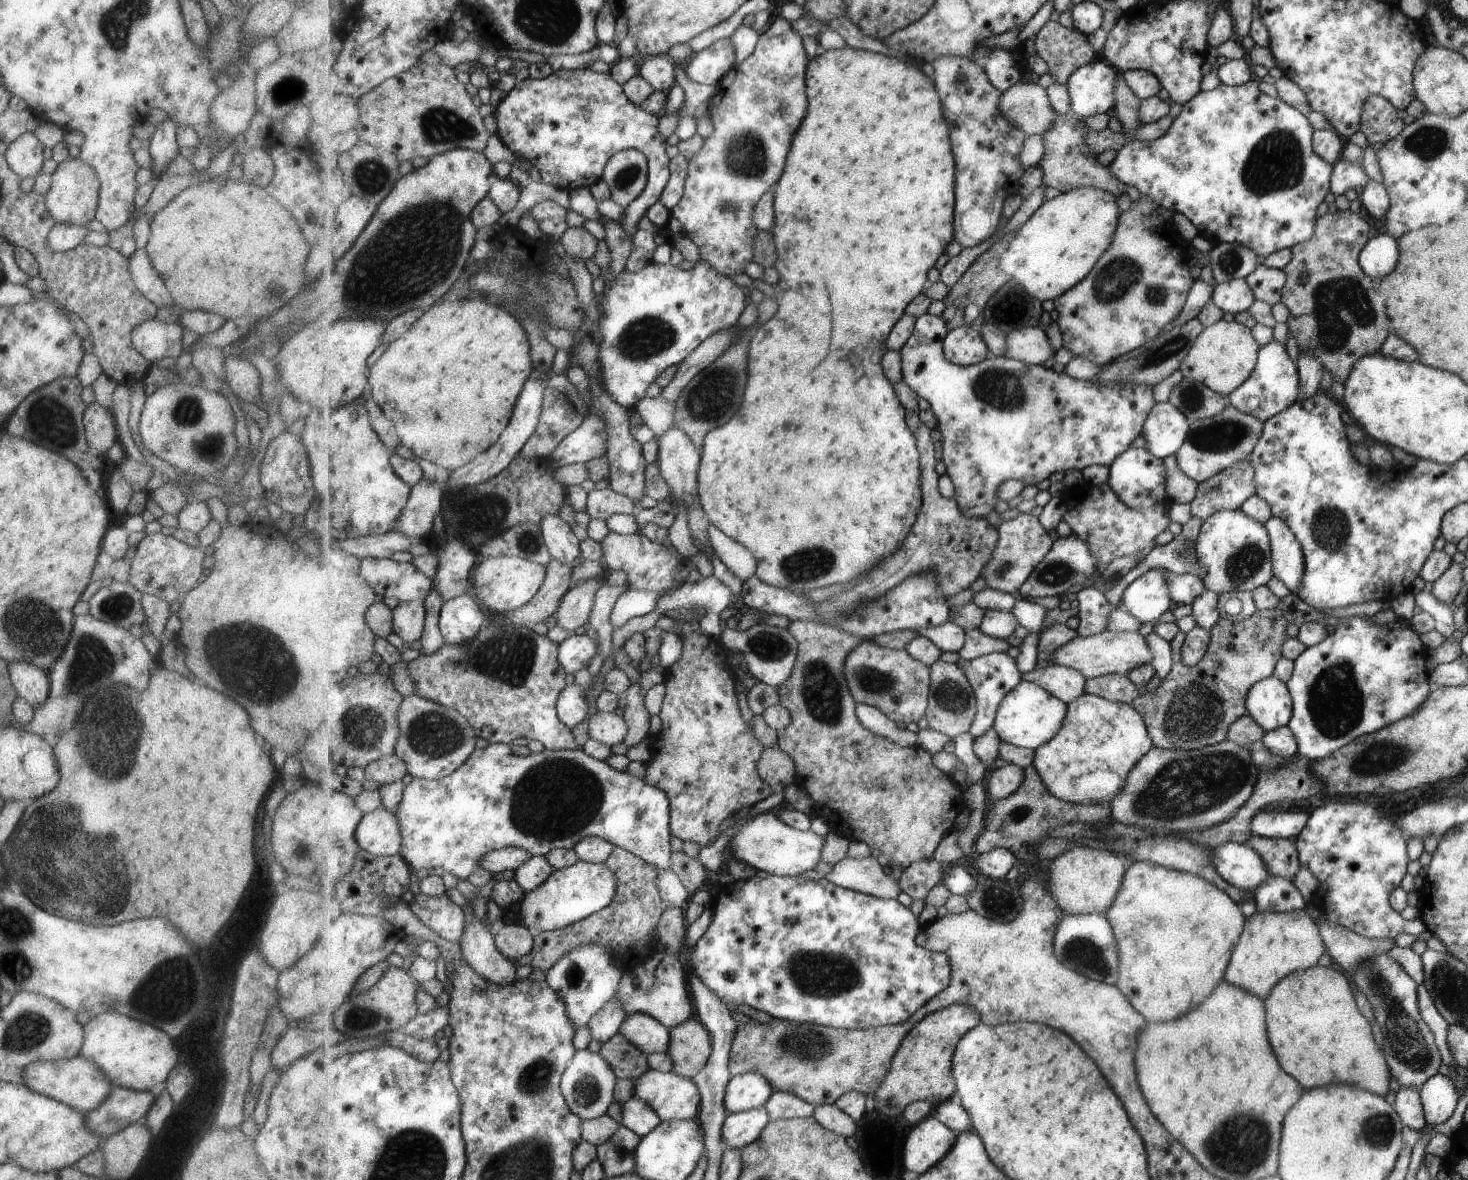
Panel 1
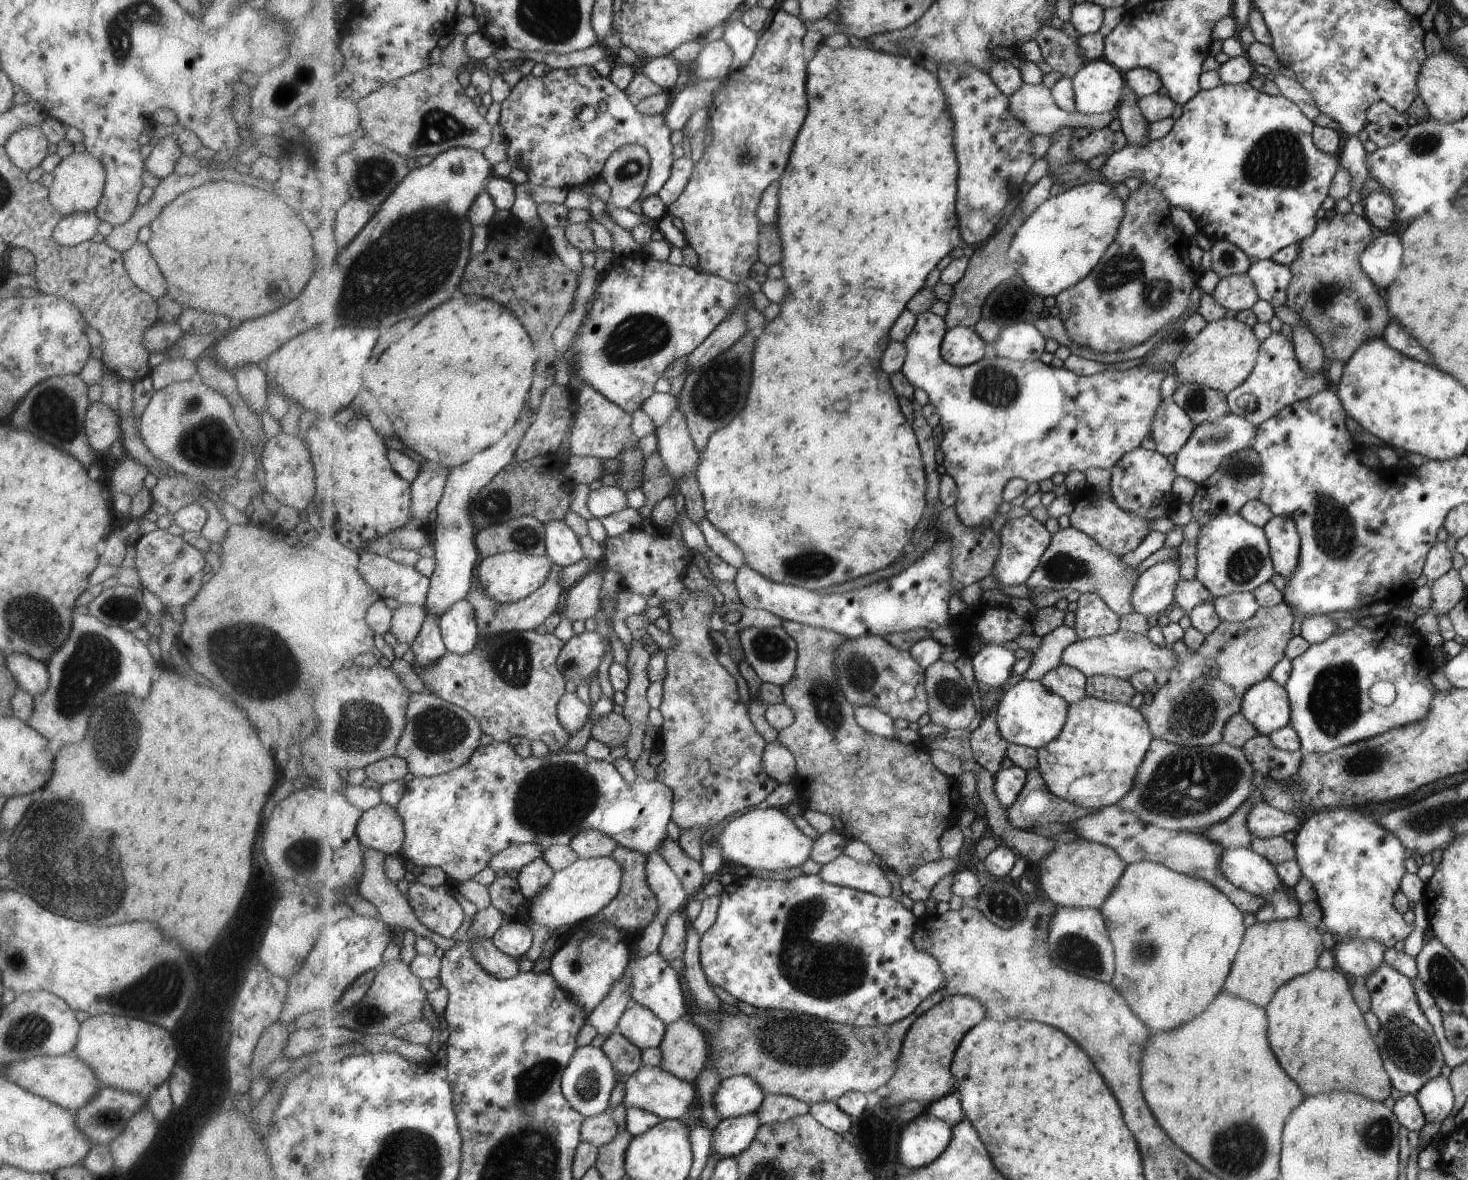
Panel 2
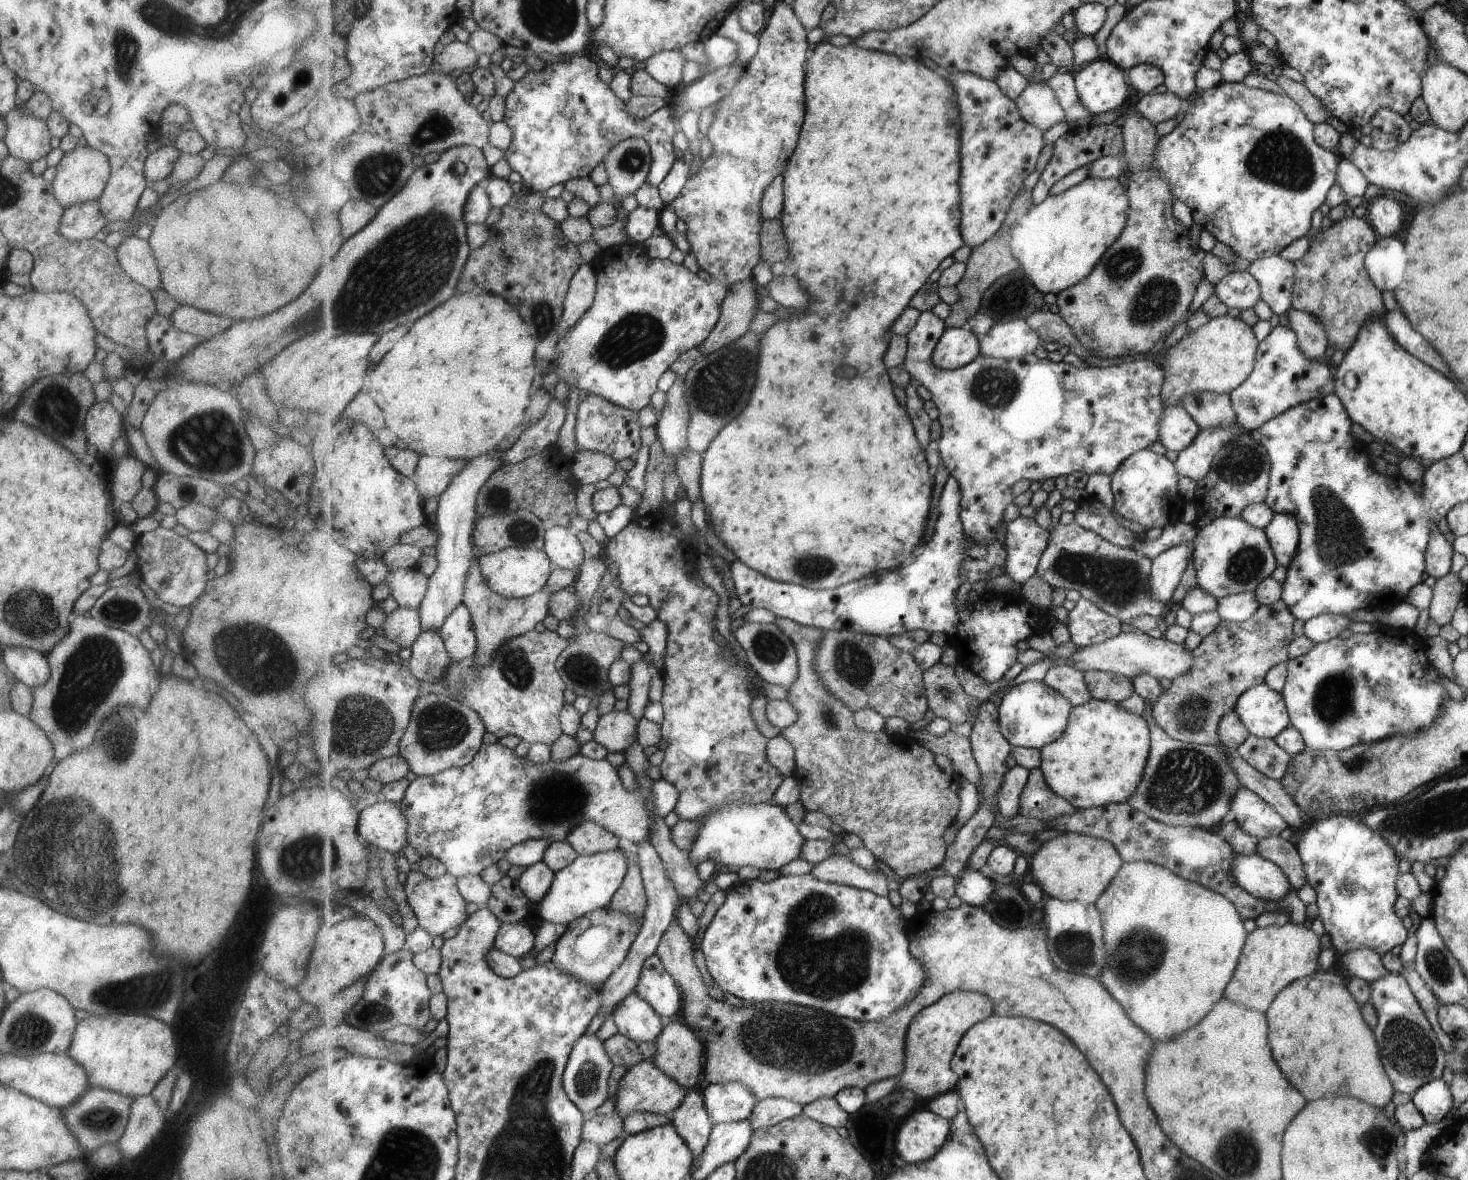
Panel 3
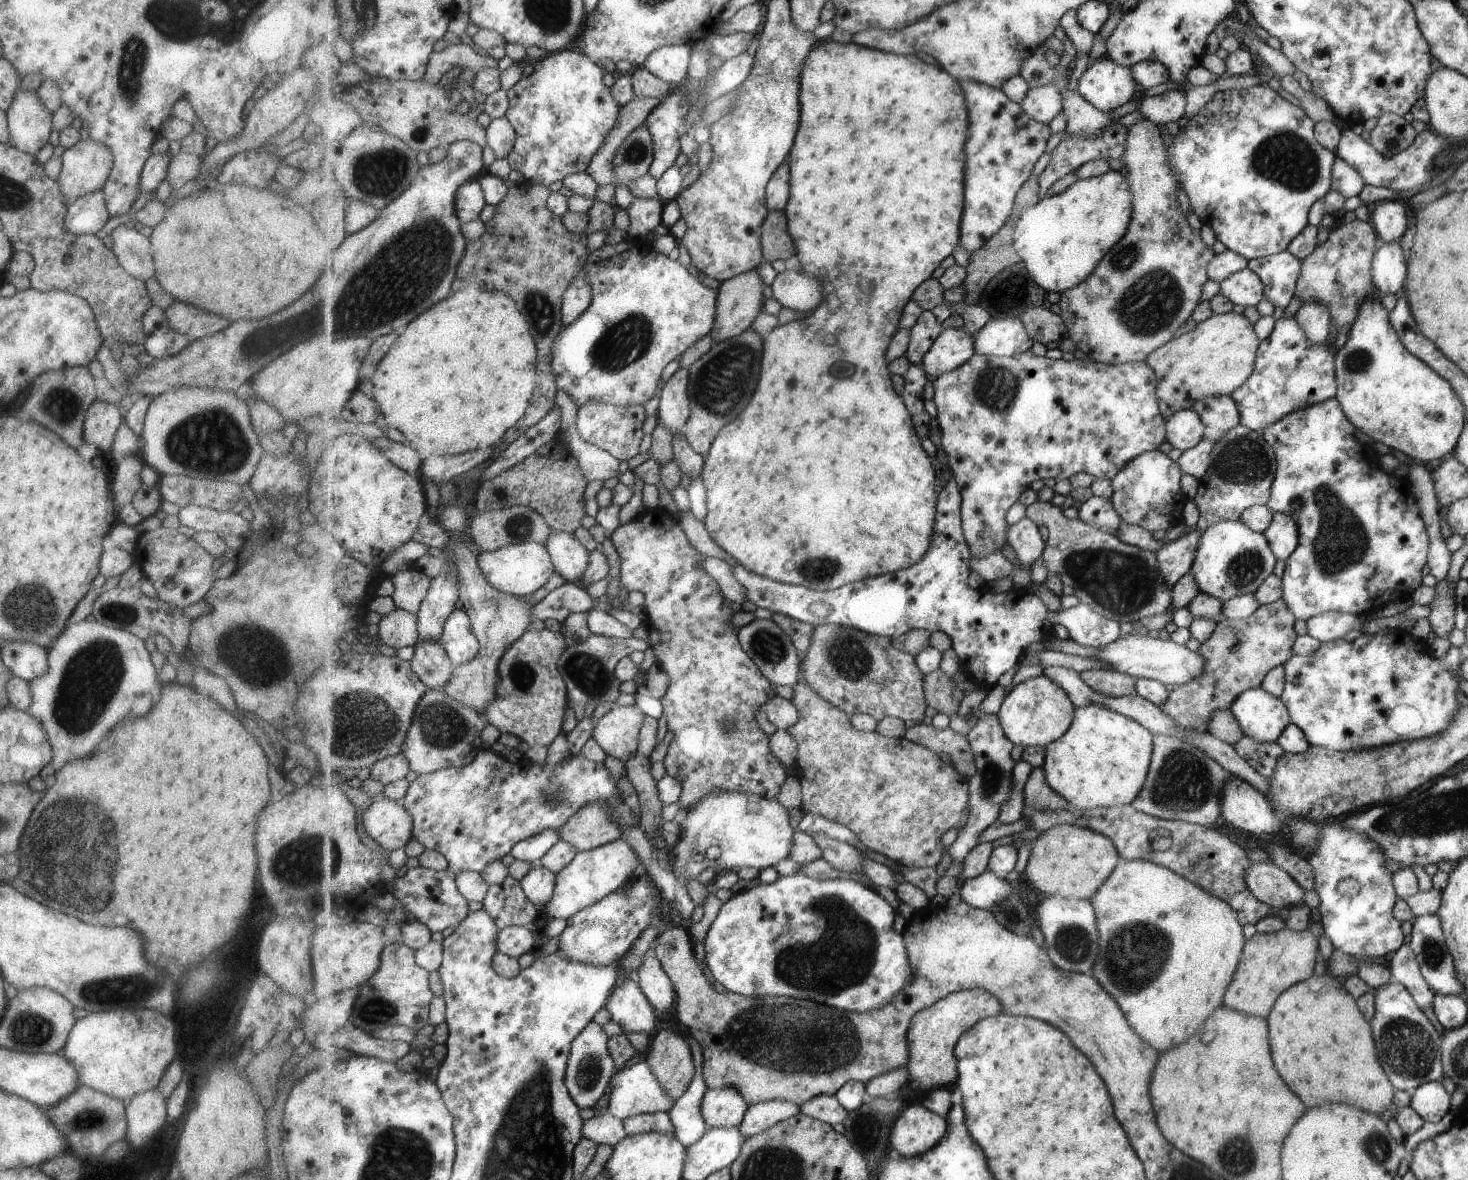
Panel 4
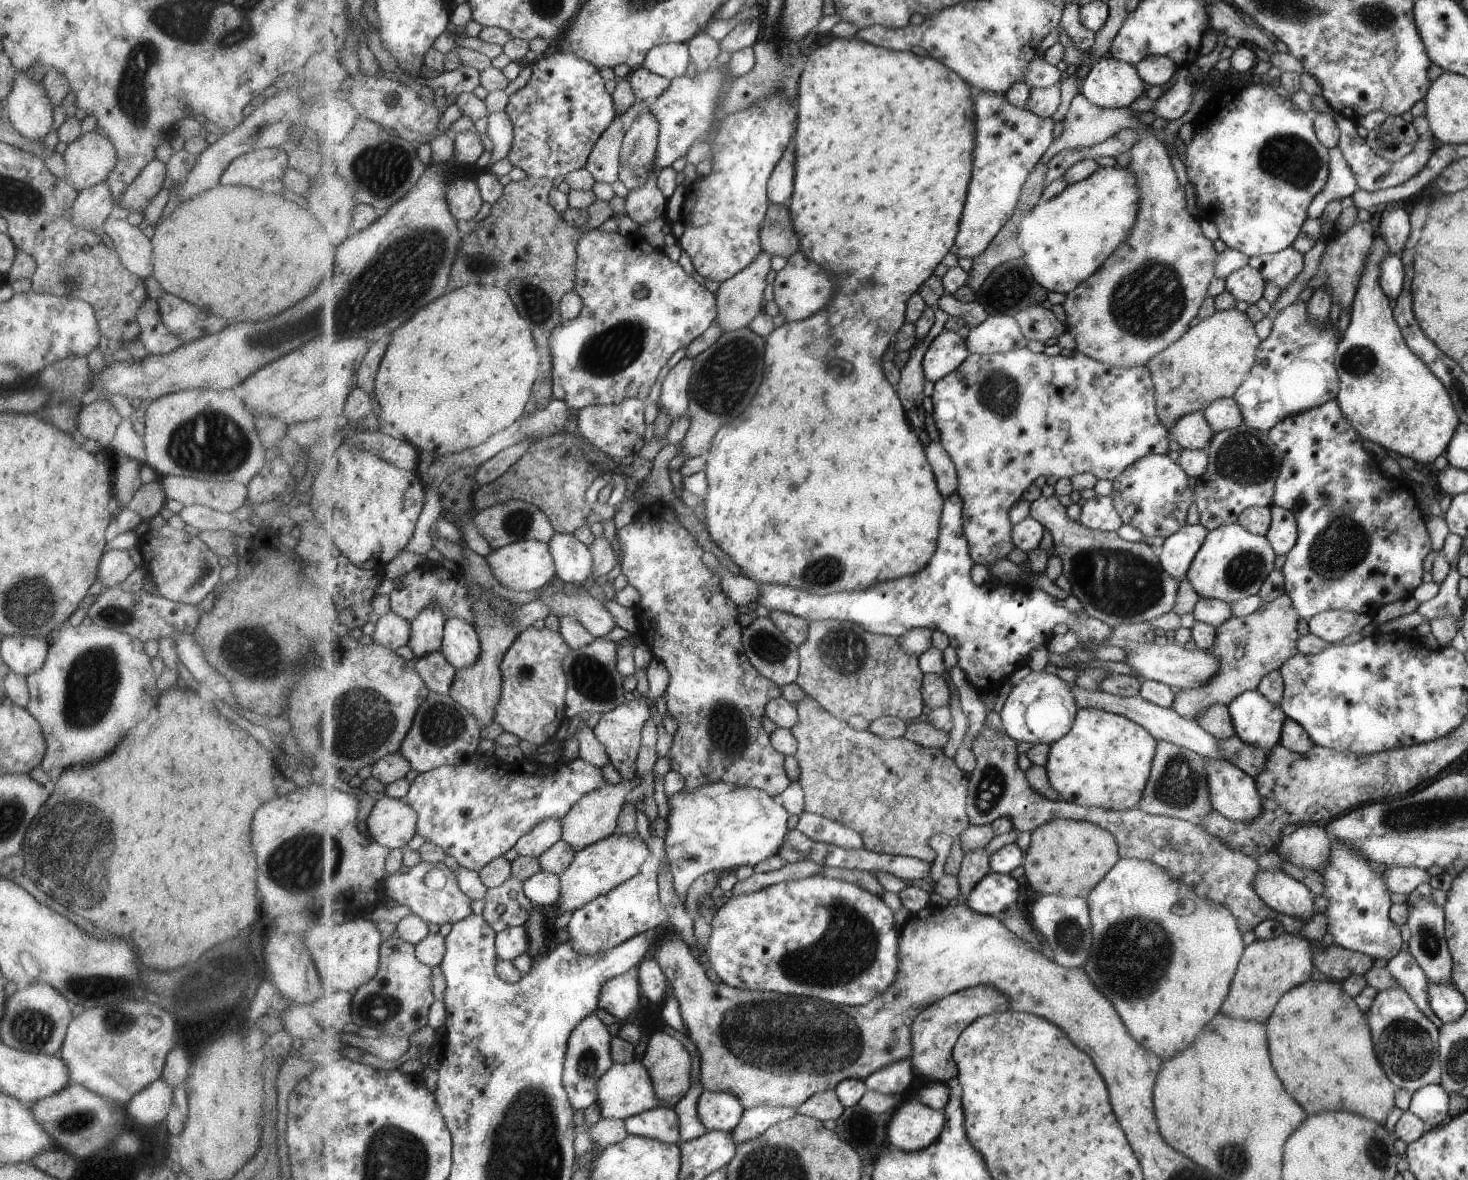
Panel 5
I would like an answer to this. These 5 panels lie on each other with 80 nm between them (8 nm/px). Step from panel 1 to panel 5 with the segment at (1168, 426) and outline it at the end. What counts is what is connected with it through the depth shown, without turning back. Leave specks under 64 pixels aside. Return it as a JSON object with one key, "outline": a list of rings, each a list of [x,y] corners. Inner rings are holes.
{"outline":[[[1191,411],[1175,421],[1169,434],[1169,439],[1175,440],[1180,449],[1205,450],[1214,432],[1201,411]]]}

